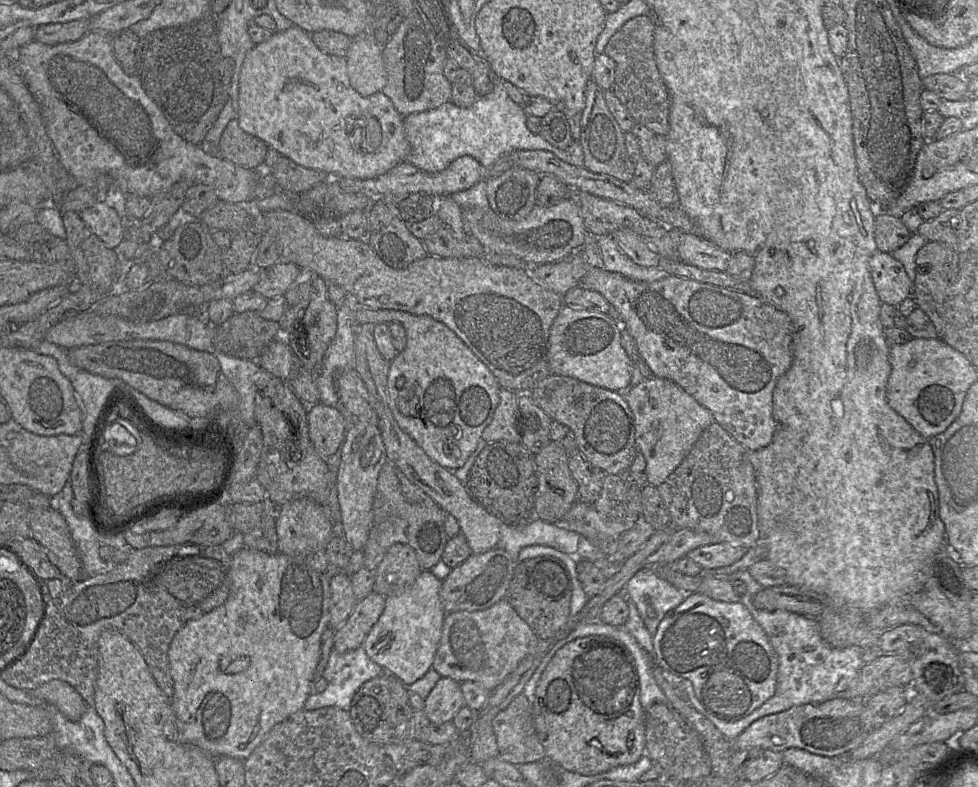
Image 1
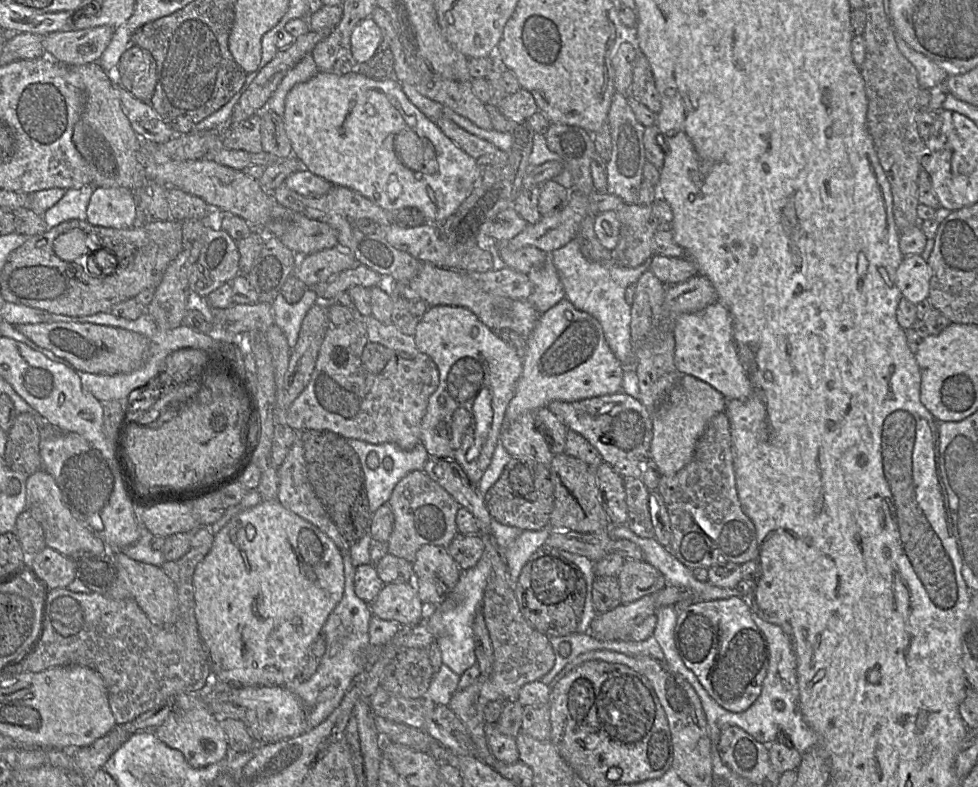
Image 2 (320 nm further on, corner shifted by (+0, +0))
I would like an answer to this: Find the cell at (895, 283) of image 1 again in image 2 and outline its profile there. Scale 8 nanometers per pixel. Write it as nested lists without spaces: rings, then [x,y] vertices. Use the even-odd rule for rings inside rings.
[[[921,255],[903,258],[896,271],[896,285],[902,297],[915,305],[928,298],[930,268]]]

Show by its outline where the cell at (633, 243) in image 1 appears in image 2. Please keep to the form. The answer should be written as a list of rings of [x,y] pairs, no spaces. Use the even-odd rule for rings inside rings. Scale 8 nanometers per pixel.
[[[617,92],[610,107],[607,124],[612,137],[612,154],[607,162],[607,193],[620,197],[625,204],[638,204],[643,169],[647,162],[643,141],[646,128],[636,119],[628,104],[627,96]]]

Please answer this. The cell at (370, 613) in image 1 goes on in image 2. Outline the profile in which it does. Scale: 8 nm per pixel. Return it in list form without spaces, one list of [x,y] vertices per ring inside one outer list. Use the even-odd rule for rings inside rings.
[[[414,582],[384,584],[370,609],[372,616],[395,620],[402,626],[424,622],[426,615],[426,605],[420,600]]]

